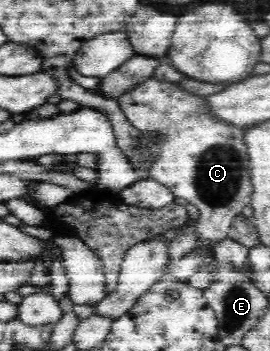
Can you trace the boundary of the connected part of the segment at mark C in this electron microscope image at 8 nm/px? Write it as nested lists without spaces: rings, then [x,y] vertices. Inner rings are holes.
[[[150,77],[116,100],[138,133],[163,133],[162,141],[158,143],[158,159],[148,169],[149,177],[168,187],[176,198],[185,199],[199,209],[195,225],[198,241],[192,252],[200,252],[202,262],[213,259],[212,247],[227,238],[234,218],[251,203],[254,194],[246,131],[208,116],[204,99],[206,97]]]

